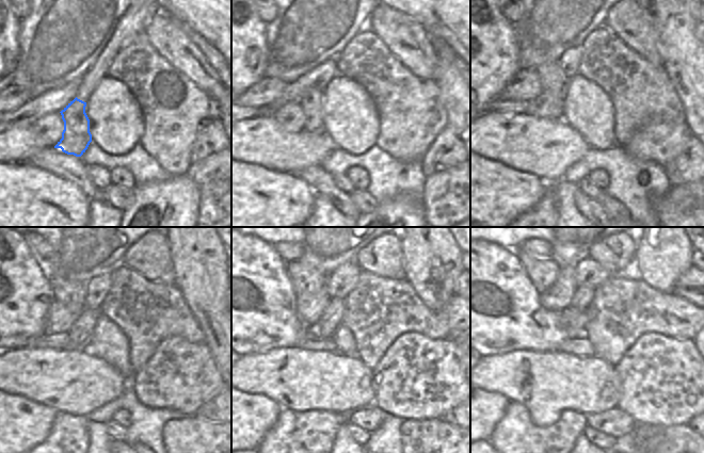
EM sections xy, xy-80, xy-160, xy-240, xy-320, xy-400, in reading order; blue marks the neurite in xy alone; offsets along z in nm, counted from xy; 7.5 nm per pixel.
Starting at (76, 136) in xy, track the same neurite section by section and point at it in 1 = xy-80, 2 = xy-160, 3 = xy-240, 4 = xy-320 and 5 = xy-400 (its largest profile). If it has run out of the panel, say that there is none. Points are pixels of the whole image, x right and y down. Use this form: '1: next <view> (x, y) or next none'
1: next xy-80 (313, 102)
2: next xy-160 (553, 80)
3: next xy-240 (72, 293)
4: next xy-320 (306, 279)
5: next xy-400 (542, 273)

